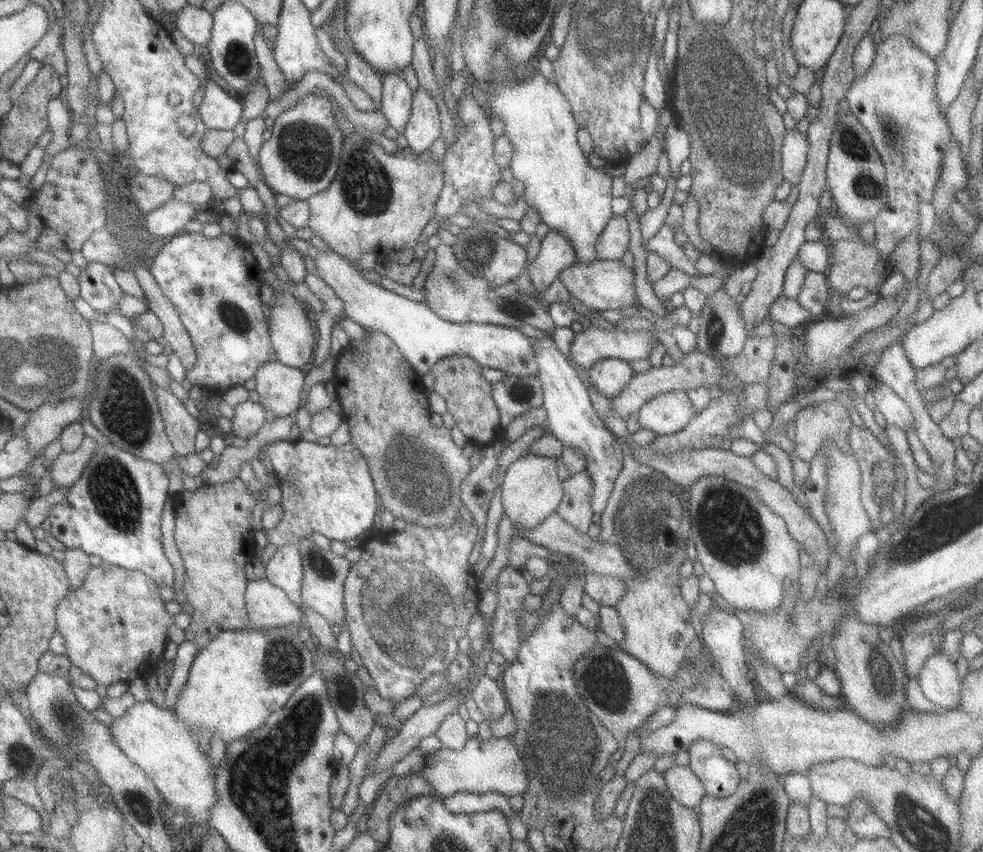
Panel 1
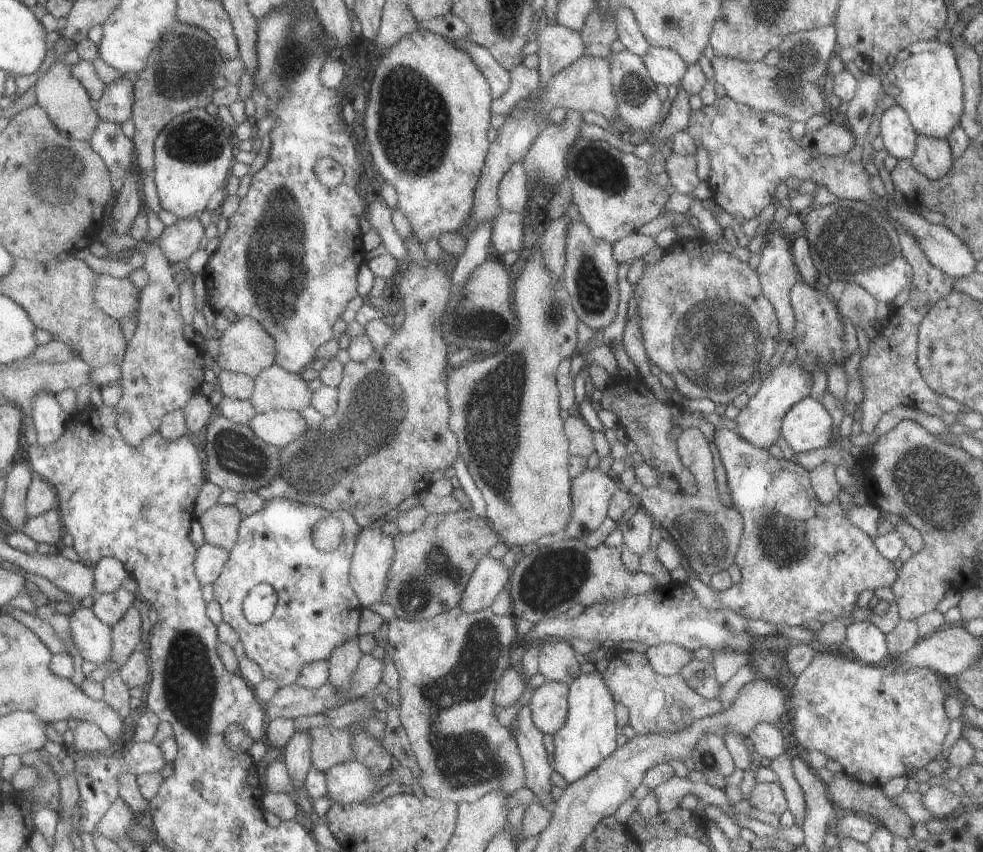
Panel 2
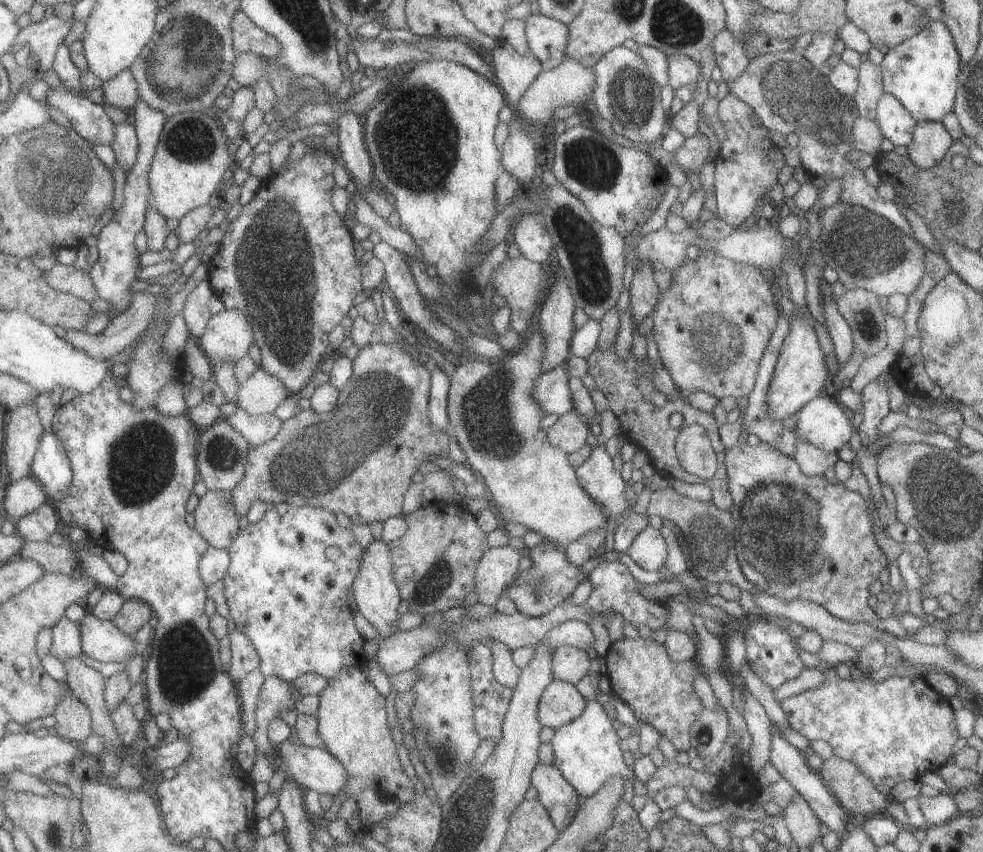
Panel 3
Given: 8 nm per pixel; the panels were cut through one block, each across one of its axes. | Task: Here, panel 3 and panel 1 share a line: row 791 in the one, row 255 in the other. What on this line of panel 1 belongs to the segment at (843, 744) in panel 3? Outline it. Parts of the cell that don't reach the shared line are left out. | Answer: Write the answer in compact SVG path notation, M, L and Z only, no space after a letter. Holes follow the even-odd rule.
M891 36L874 46L874 58L869 70L854 78L843 97L847 100L847 108L866 130L875 152L883 162L886 201L879 213L873 217L874 239L872 245L879 250L881 262L888 262L889 254L896 242L901 242L918 226L916 203L929 202L933 195L934 184L941 172L941 152L949 144L949 127L939 111L939 103L935 99L935 62L914 48L903 36Z

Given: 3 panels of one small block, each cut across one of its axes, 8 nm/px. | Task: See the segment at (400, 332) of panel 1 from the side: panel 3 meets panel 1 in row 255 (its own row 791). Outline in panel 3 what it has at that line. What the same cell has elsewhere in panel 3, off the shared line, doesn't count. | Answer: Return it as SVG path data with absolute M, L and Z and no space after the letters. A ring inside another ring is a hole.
M287 740L279 744L278 751L287 764L289 777L295 778L301 787L337 801L350 783L347 768L327 749L309 748L303 743Z

